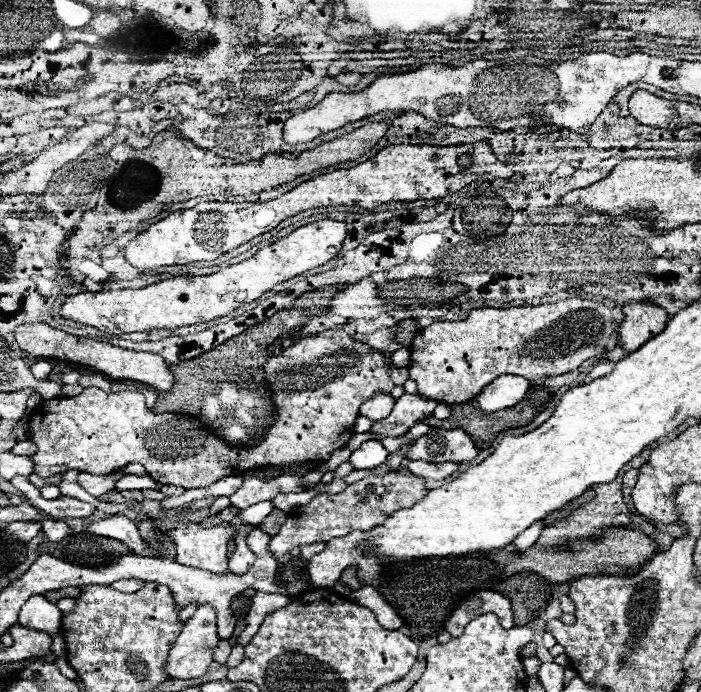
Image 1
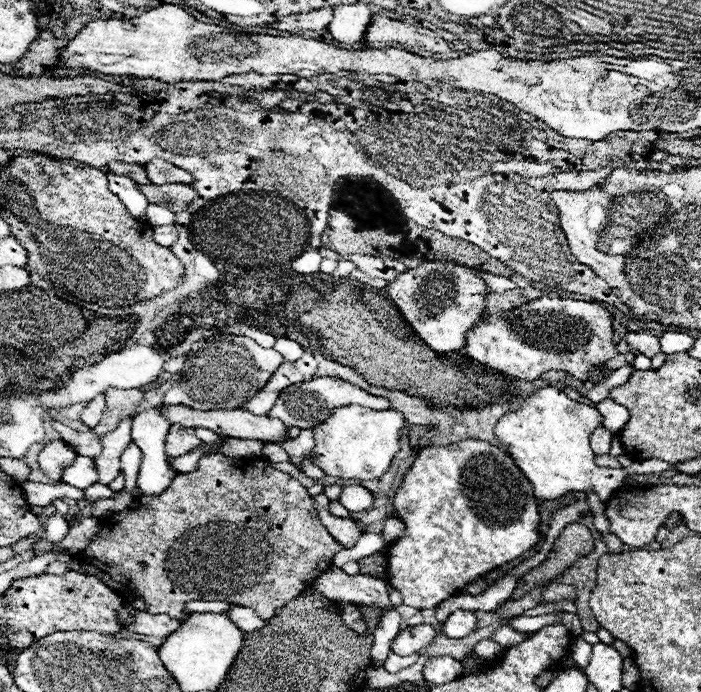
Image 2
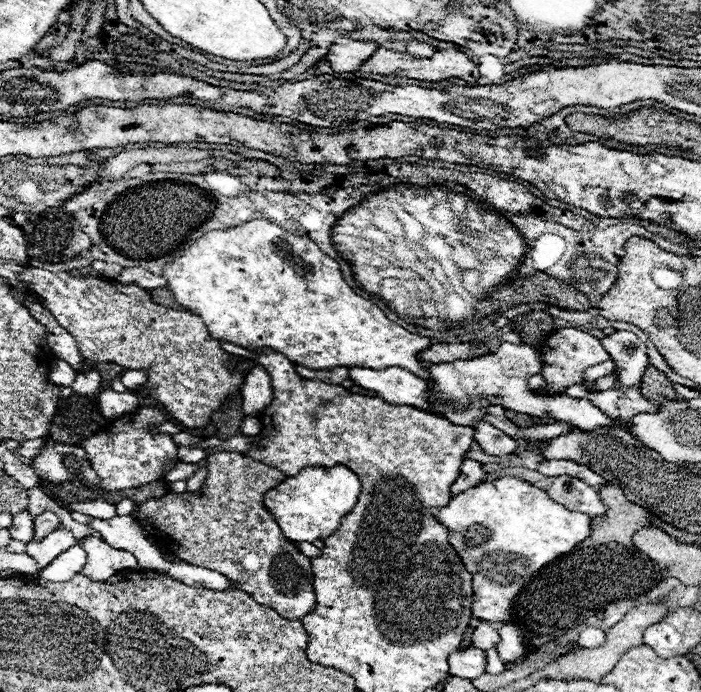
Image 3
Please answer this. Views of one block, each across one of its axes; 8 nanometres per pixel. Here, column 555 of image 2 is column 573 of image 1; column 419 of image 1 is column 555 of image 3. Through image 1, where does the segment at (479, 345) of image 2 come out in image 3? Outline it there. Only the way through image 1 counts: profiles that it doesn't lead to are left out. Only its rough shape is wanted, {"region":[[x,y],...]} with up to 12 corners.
{"region":[[556,330],[540,346],[542,376],[556,394],[586,368],[610,360],[598,338]]}

